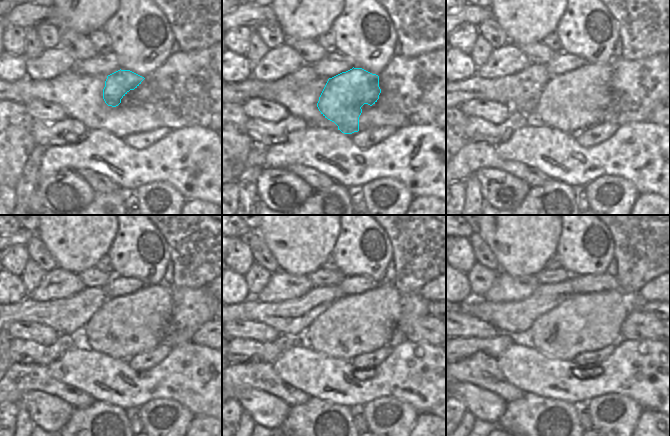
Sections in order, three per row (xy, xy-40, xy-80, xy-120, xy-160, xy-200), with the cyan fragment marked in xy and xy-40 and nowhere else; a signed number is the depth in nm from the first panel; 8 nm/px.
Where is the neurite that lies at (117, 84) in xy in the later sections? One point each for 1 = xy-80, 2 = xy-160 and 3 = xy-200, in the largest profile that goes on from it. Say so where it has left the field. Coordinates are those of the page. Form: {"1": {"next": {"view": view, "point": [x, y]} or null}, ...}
{"1": {"next": {"view": "xy-80", "point": [571, 102]}}, "2": {"next": {"view": "xy-160", "point": [357, 324]}}, "3": {"next": {"view": "xy-200", "point": [588, 322]}}}

